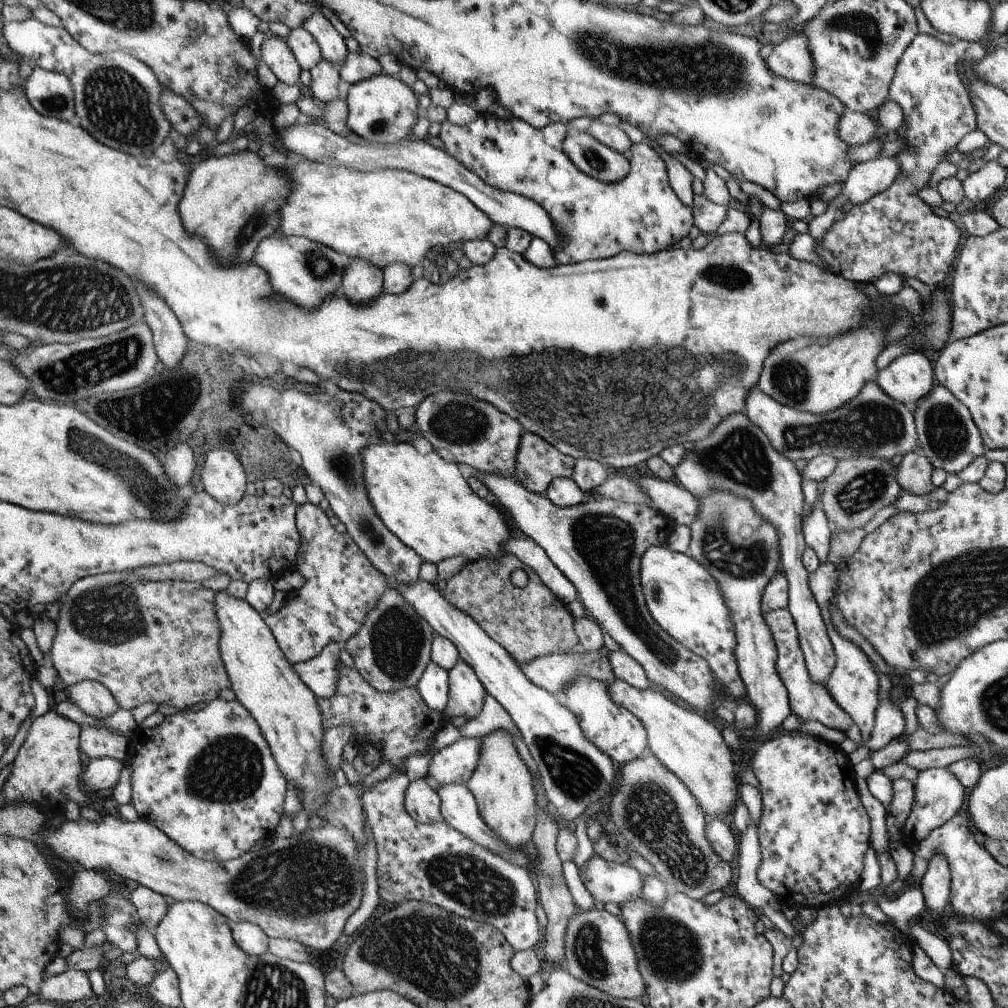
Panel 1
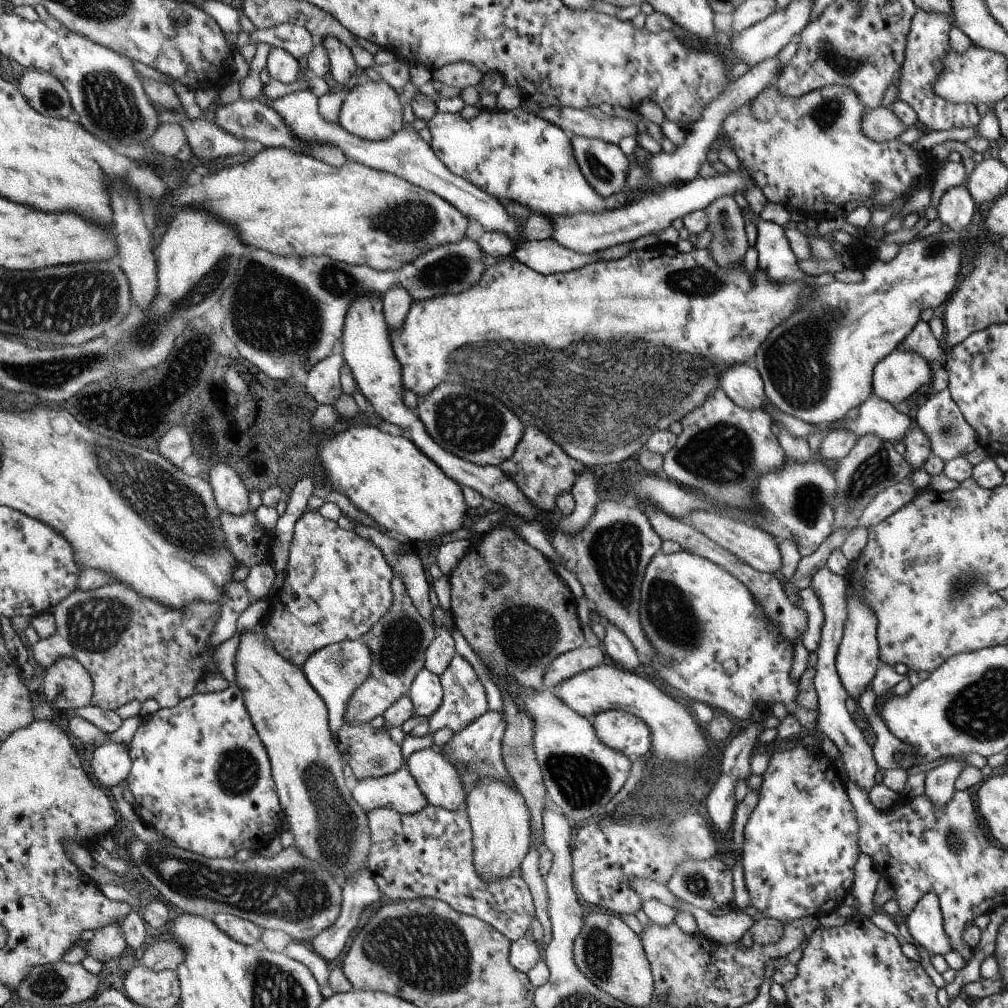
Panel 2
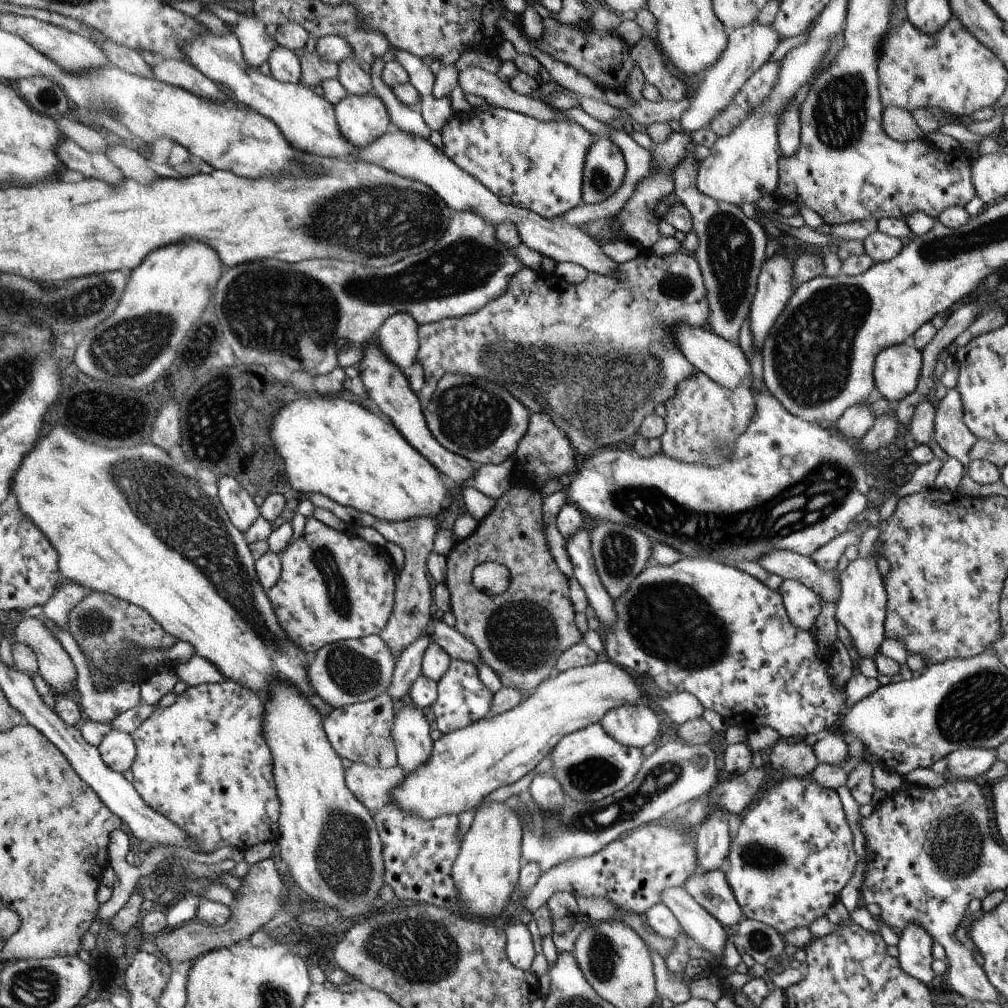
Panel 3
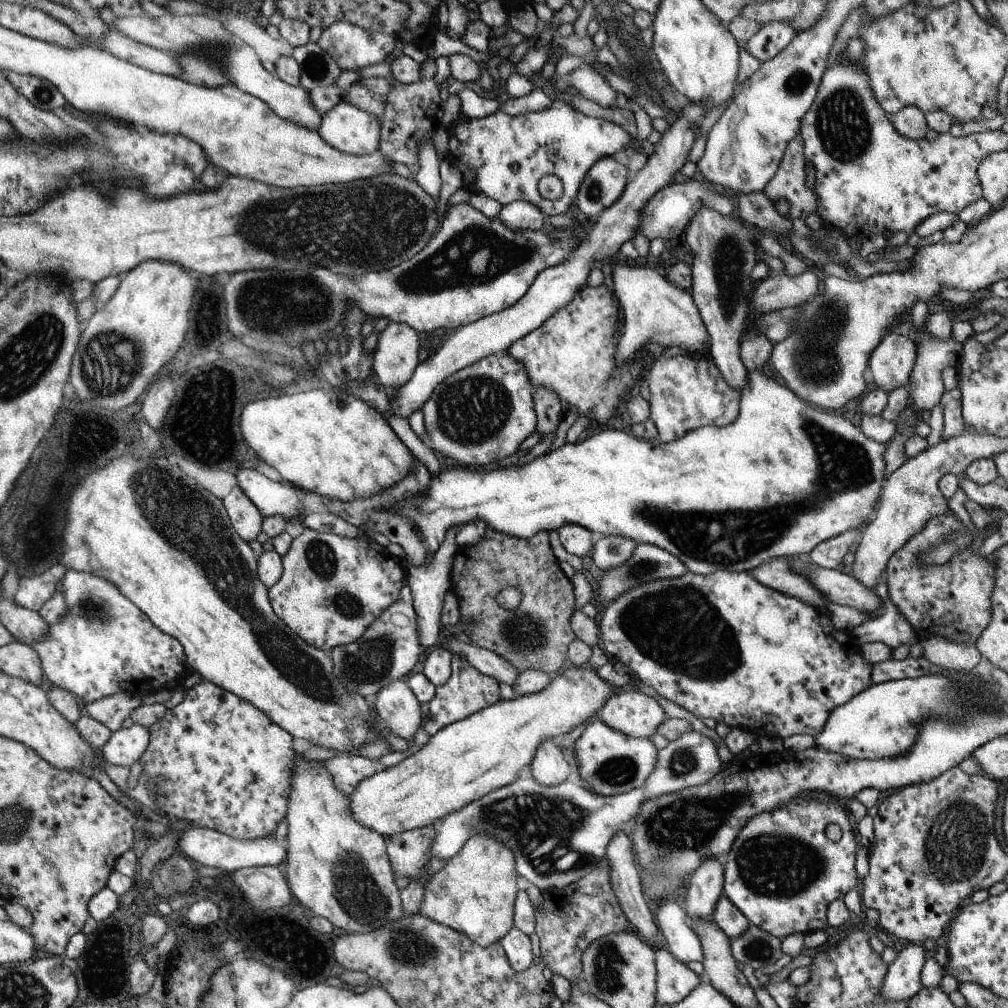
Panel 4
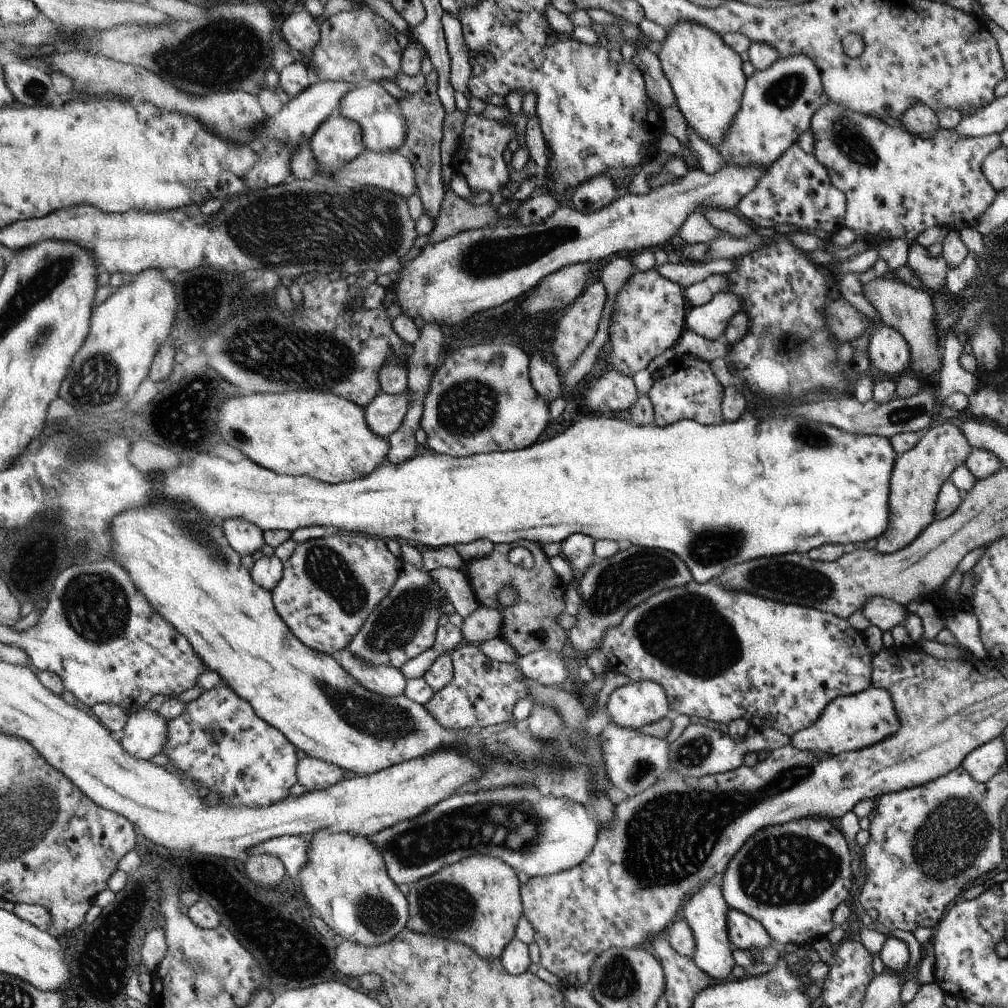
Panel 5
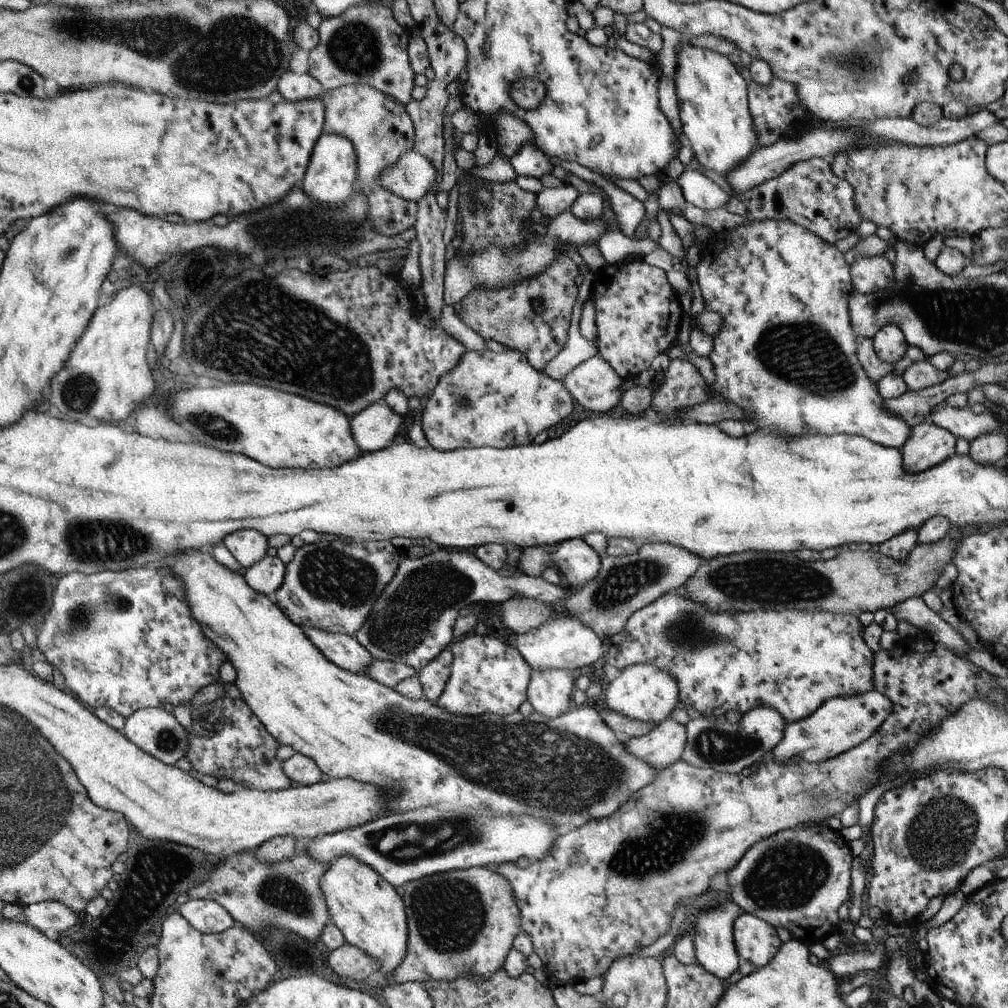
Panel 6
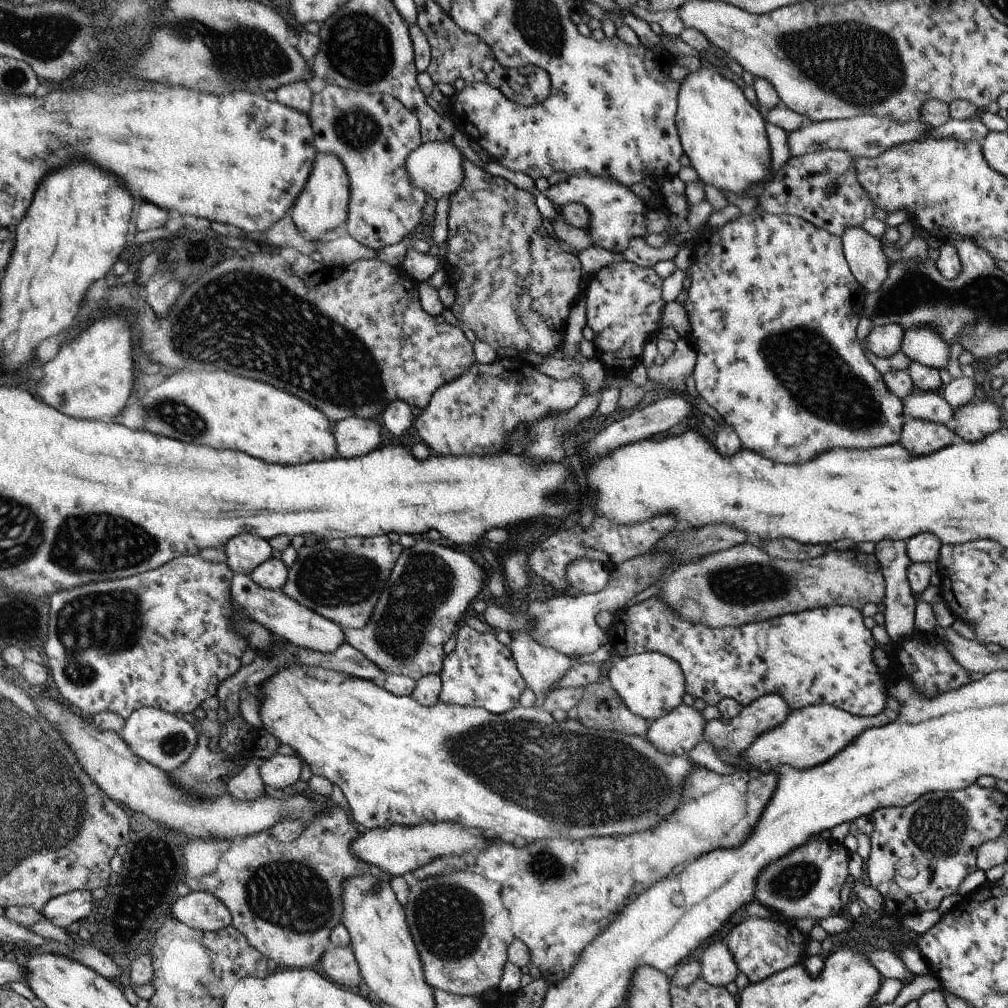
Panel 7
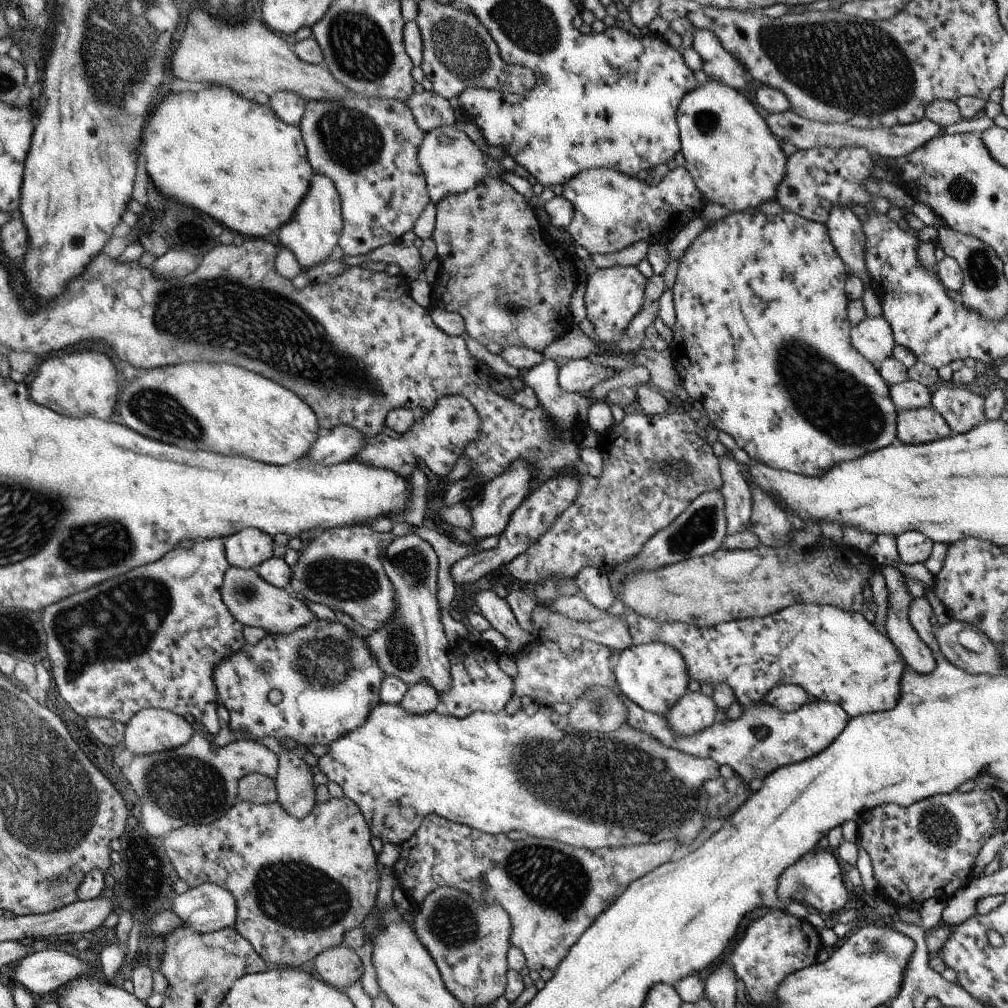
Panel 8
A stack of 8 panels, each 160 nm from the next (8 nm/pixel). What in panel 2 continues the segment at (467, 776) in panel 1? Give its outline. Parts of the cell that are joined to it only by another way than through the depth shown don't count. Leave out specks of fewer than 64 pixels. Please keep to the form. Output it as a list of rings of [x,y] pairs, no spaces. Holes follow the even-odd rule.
[[[502,711],[486,712],[468,727],[453,734],[453,737],[443,746],[443,754],[460,773],[473,773],[481,777],[506,781],[511,785],[514,782],[505,767],[504,750],[502,742],[505,738],[505,730],[508,725],[505,721],[505,713]]]

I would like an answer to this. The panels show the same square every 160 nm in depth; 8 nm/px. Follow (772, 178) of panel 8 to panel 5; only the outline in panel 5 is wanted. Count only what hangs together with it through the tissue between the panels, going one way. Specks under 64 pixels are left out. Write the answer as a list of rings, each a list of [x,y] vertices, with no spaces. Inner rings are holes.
[[[678,21],[668,28],[657,55],[675,94],[675,104],[687,124],[718,148],[737,115],[745,89],[747,77],[742,71],[740,55],[720,34],[692,21]]]

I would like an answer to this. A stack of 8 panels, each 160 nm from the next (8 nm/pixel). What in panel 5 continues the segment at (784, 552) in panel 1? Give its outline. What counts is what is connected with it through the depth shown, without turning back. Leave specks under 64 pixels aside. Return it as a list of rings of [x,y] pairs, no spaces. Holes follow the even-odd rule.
[[[677,356],[669,366],[654,371],[651,377],[653,385],[646,396],[653,406],[655,424],[659,427],[670,427],[684,419],[703,425],[717,425],[725,421],[725,388],[716,379],[710,362],[694,356]]]

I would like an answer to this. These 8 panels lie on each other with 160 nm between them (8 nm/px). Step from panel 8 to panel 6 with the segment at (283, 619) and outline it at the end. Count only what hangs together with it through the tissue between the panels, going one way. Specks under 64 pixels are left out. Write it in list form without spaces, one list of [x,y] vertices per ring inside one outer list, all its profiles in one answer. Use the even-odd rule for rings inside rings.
[[[302,628],[307,637],[325,654],[328,660],[348,672],[366,675],[367,669],[375,660],[365,645],[354,636]]]

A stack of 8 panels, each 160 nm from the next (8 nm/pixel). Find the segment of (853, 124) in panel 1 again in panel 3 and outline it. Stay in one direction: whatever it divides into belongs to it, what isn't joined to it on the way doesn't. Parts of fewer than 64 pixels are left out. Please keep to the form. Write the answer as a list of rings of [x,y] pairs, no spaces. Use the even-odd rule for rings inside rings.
[[[898,107],[883,108],[881,125],[885,134],[898,142],[923,140],[925,136],[911,112]]]

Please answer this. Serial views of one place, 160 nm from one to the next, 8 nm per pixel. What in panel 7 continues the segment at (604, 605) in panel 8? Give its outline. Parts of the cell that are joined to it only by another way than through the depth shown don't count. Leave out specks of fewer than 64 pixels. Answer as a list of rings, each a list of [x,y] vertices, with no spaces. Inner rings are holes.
[[[586,557],[575,560],[566,569],[570,590],[576,593],[597,593],[606,588],[611,574],[603,563]]]

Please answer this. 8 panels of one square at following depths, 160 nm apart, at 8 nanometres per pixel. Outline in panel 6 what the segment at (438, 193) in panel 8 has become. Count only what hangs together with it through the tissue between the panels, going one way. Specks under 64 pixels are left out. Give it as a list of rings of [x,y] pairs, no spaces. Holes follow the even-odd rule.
[[[412,150],[405,152],[388,170],[382,171],[382,188],[401,199],[417,203],[433,187],[435,170],[428,159]]]

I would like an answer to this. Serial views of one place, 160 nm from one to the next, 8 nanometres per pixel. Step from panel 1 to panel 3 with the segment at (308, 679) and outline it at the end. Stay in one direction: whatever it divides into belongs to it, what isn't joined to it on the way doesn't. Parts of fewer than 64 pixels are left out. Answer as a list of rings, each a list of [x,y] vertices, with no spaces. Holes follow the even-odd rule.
[[[378,635],[346,639],[322,647],[311,655],[307,668],[309,685],[332,710],[369,701],[386,692],[393,680],[397,661],[389,645]]]

